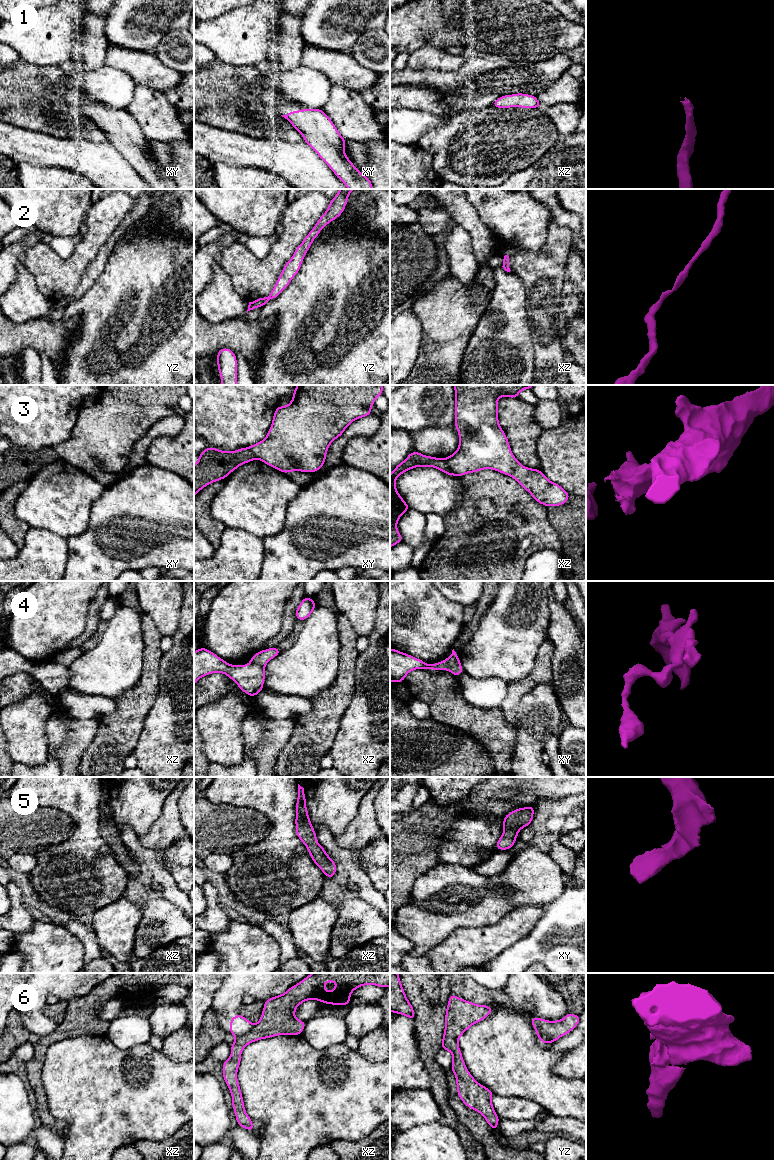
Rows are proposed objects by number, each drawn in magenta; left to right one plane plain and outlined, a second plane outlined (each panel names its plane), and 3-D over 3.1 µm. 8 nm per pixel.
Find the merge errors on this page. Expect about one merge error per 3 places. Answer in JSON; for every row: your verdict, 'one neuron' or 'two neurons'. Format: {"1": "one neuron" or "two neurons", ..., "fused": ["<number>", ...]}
{"1": "one neuron", "2": "one neuron", "3": "two neurons", "4": "one neuron", "5": "one neuron", "6": "two neurons", "fused": ["3", "6"]}

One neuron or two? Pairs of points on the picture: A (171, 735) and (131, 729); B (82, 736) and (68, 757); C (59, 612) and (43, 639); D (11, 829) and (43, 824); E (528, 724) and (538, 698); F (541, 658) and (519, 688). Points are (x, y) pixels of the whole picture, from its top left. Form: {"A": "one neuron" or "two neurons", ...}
{"A": "two neurons", "B": "one neuron", "C": "one neuron", "D": "one neuron", "E": "one neuron", "F": "one neuron"}

